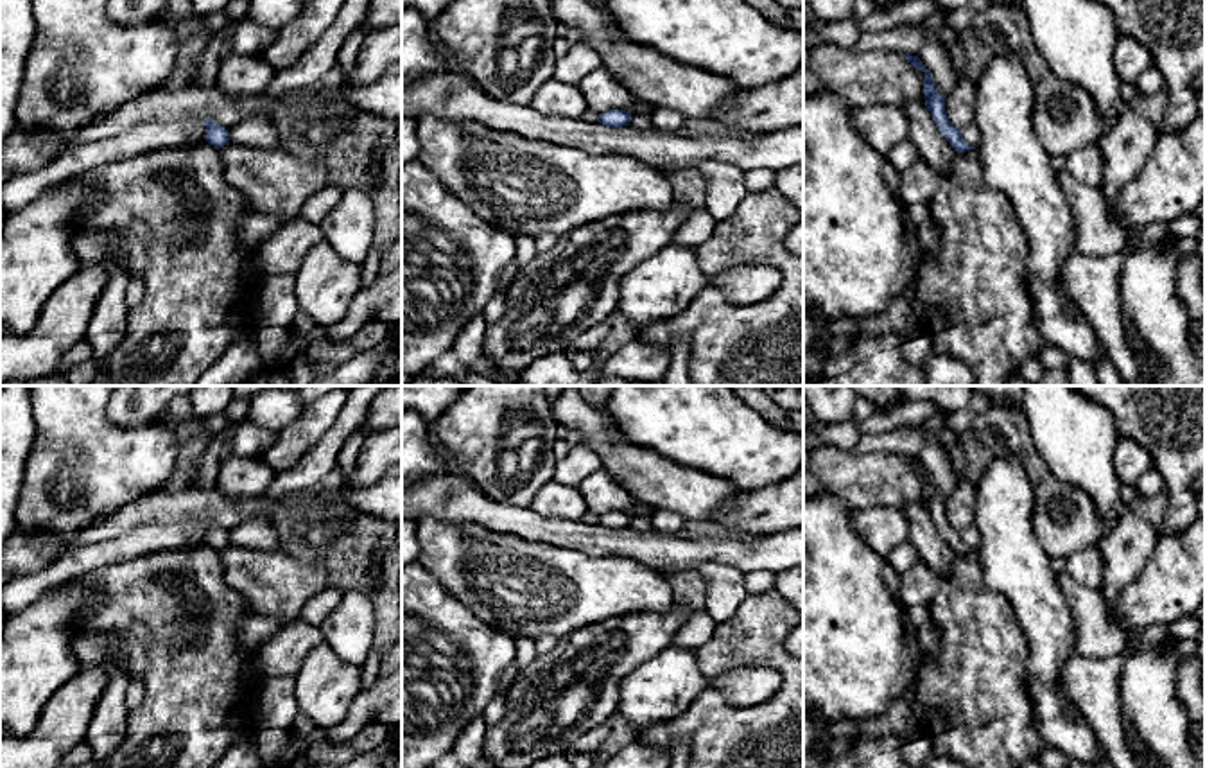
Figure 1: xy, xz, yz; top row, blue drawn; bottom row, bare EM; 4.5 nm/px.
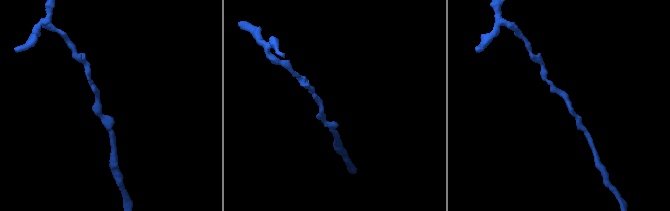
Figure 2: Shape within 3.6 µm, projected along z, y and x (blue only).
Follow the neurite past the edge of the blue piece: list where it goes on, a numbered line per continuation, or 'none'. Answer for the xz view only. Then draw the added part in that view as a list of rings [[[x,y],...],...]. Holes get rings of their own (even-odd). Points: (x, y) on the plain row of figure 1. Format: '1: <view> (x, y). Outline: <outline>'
none

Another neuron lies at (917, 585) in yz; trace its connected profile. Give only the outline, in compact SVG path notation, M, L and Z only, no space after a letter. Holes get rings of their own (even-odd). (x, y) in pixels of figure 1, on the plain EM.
M916 562L907 572L900 574L900 599L904 608L929 605L938 590L938 574L922 562Z

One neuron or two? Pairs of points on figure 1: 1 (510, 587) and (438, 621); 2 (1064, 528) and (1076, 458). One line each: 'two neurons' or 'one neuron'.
1: two neurons
2: two neurons

